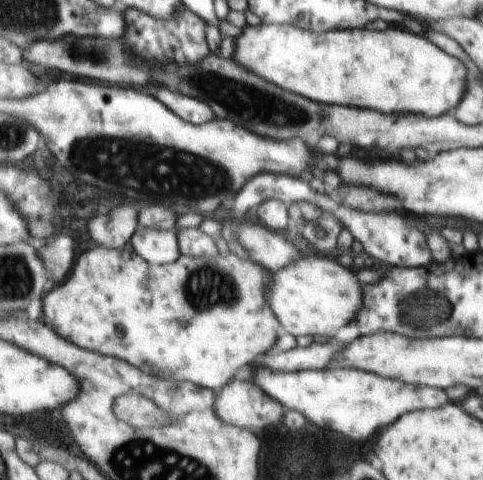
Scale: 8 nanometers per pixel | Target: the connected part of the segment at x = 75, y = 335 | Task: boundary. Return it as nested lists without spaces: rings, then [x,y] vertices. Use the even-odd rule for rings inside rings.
[[[97,245],[95,248],[85,250],[83,254],[77,256],[71,274],[54,287],[49,287],[41,297],[43,309],[43,321],[53,326],[54,332],[62,339],[66,339],[71,344],[82,348],[83,350],[91,350],[97,354],[111,358],[119,358],[127,364],[143,370],[145,374],[153,374],[157,378],[165,378],[166,380],[175,380],[175,382],[190,382],[195,386],[200,386],[212,391],[217,391],[221,386],[225,386],[234,376],[241,374],[243,369],[250,366],[259,357],[265,356],[266,353],[272,352],[273,344],[279,334],[282,333],[282,326],[278,322],[277,316],[274,314],[268,295],[270,294],[271,274],[262,266],[255,262],[254,258],[240,259],[235,254],[228,252],[220,254],[217,252],[213,258],[195,258],[191,256],[179,255],[175,262],[161,266],[151,266],[145,264],[146,259],[141,260],[139,254],[135,254],[135,250],[109,250],[101,248]]]

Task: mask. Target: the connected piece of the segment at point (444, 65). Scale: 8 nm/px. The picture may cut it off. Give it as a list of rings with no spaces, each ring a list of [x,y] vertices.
[[[261,24],[243,26],[237,38],[237,48],[233,58],[243,64],[249,72],[259,78],[295,94],[303,94],[313,102],[339,104],[349,108],[365,108],[381,114],[409,112],[435,118],[452,110],[462,100],[467,86],[467,70],[461,60],[445,54],[437,46],[429,44],[423,36],[407,32],[403,28],[377,30],[331,30],[331,32],[311,32],[287,24]]]

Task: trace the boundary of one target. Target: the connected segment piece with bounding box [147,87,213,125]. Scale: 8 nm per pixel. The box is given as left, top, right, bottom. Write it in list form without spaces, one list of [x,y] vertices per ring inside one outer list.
[[[152,90],[147,93],[153,98],[159,99],[163,106],[170,108],[179,118],[195,125],[205,124],[211,120],[211,110],[207,108],[208,104],[203,99],[191,98],[183,94],[175,94],[169,90]]]

